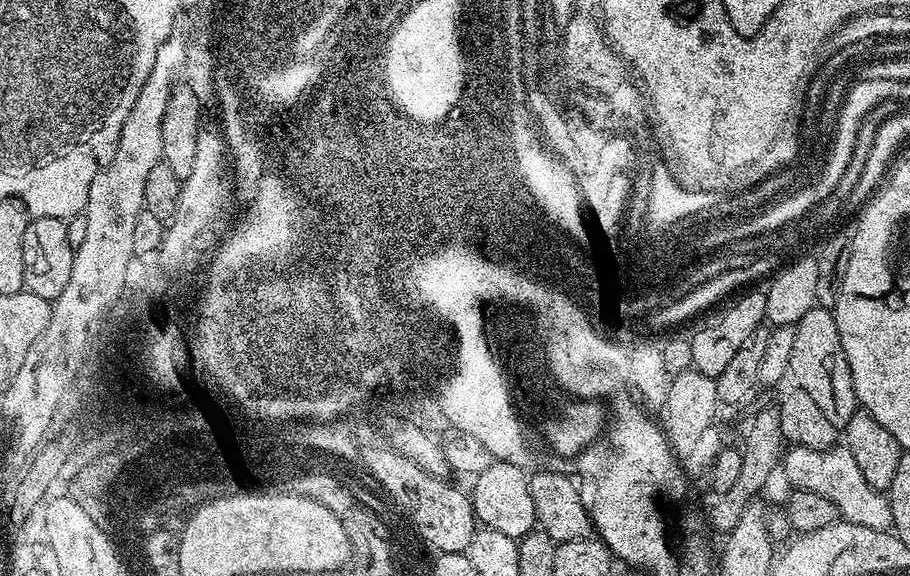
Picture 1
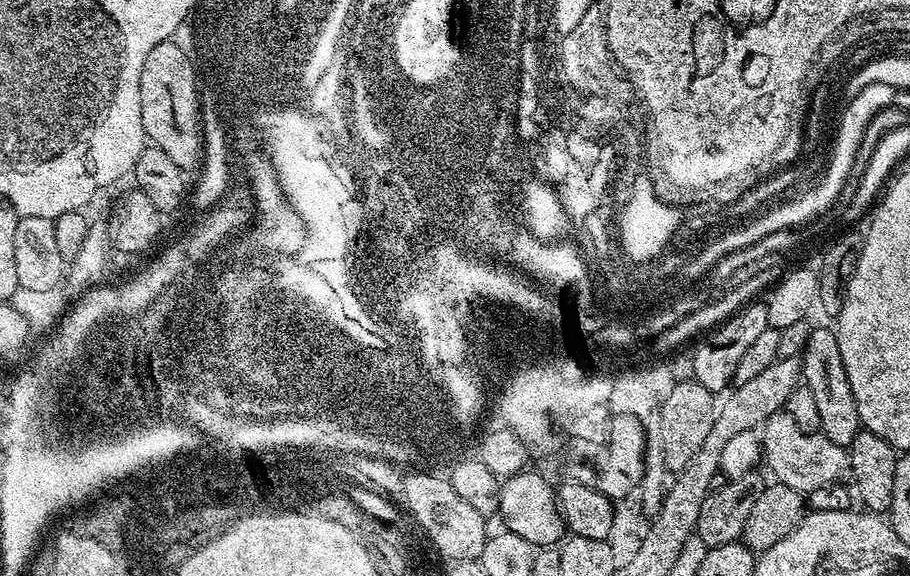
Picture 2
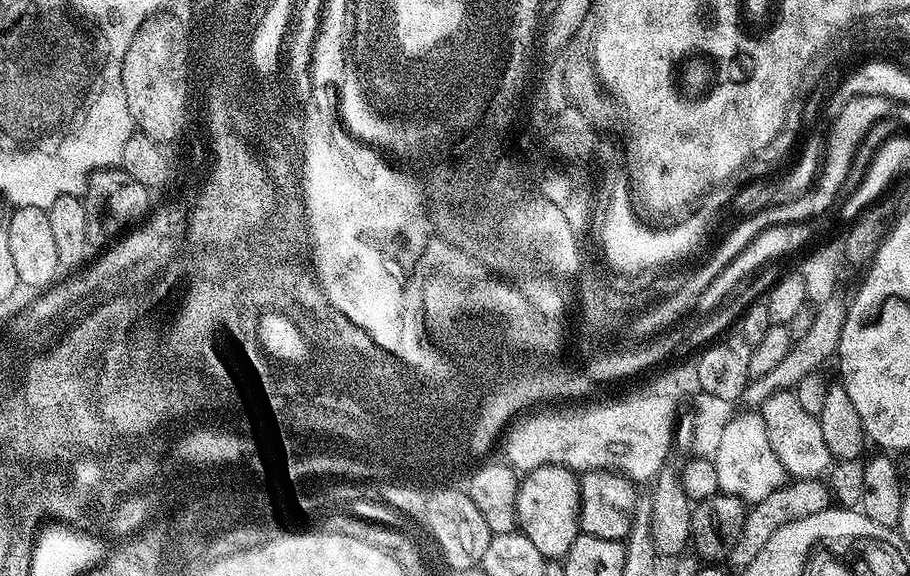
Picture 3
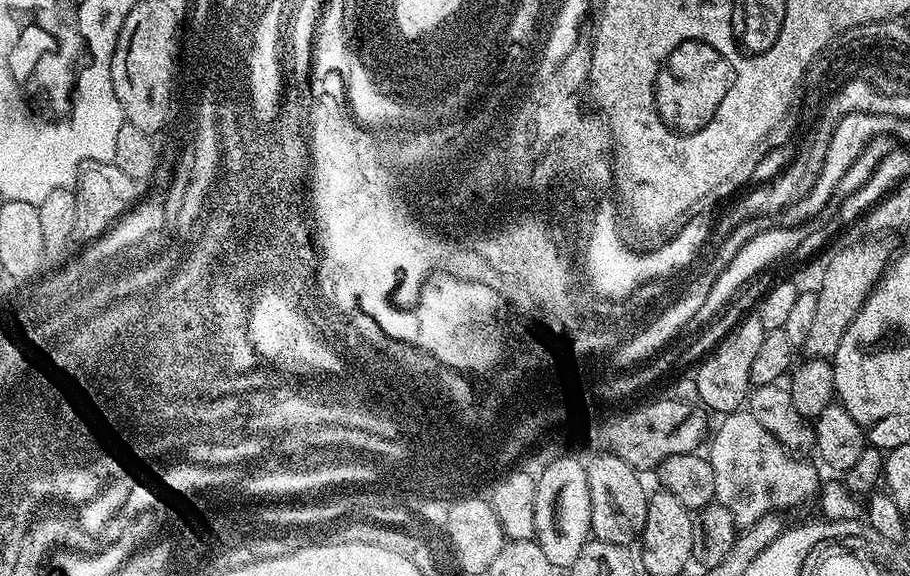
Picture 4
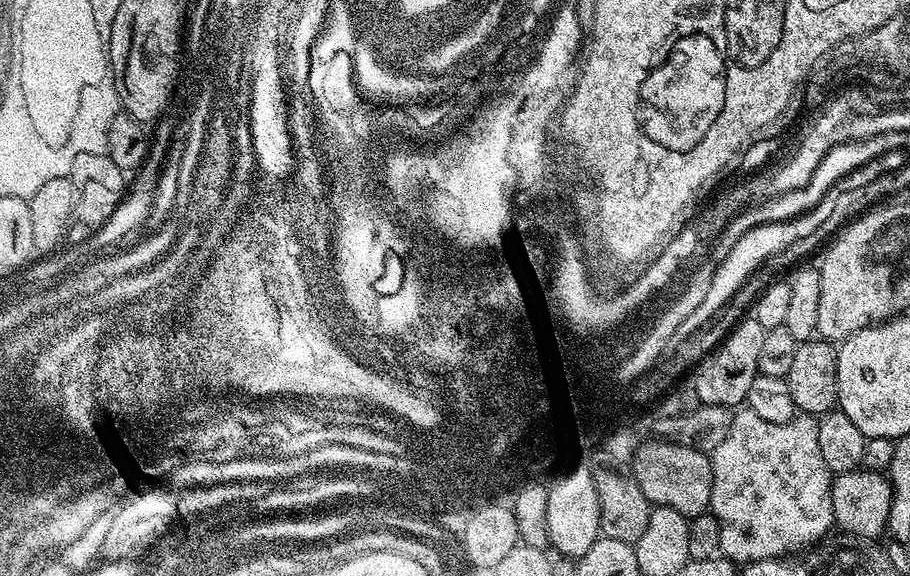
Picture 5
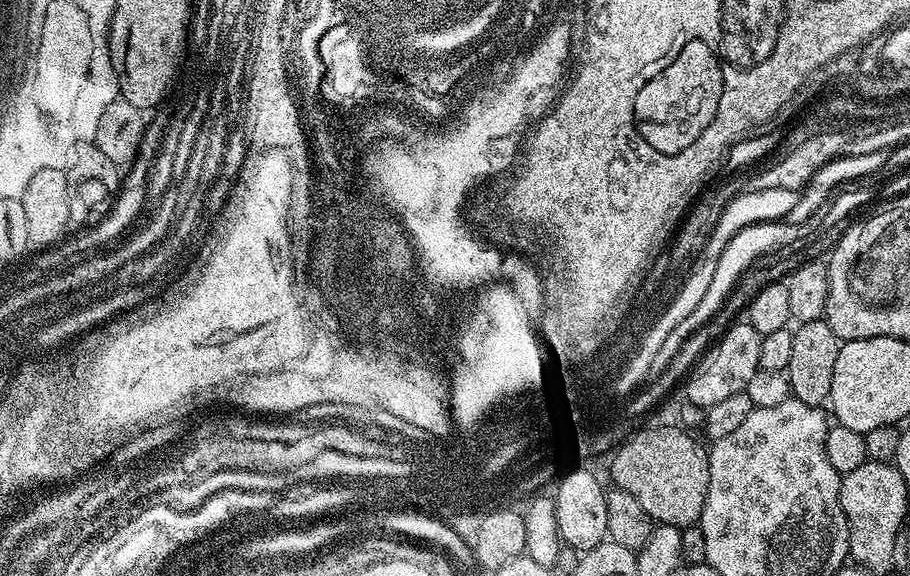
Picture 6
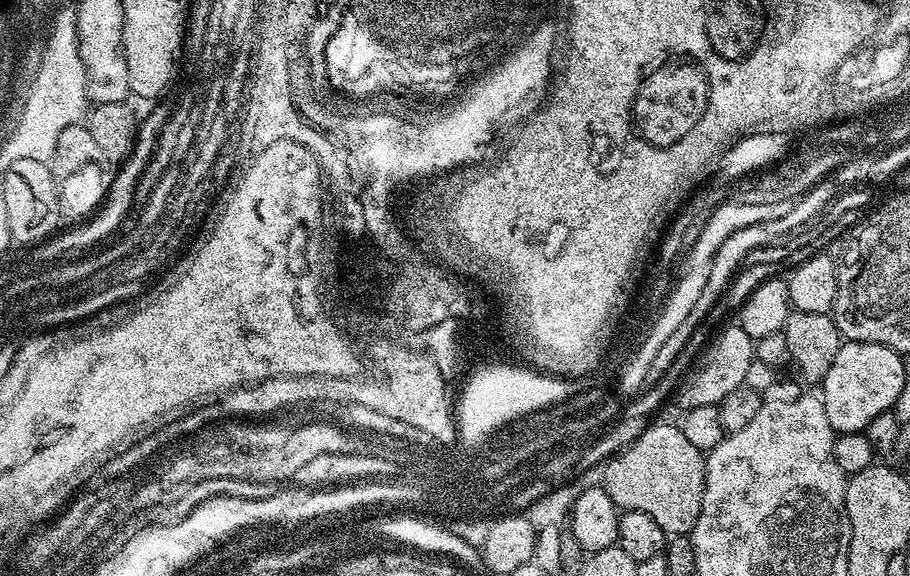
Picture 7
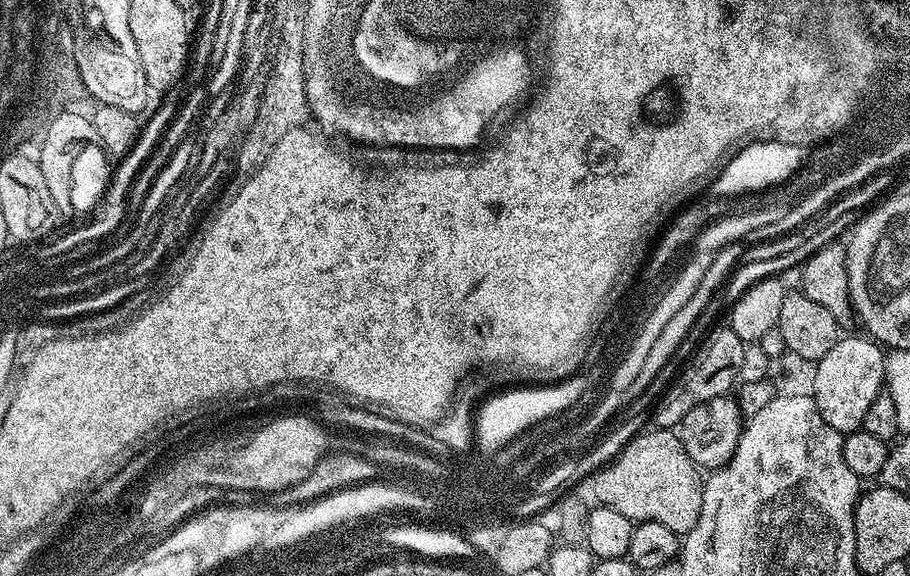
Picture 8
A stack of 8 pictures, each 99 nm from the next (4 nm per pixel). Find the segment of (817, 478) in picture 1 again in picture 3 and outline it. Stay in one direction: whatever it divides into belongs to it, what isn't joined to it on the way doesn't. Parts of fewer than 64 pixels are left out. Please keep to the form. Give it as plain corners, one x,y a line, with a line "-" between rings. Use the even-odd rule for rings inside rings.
795,391
775,392
760,405
758,411
762,422
766,422
766,438
770,438
770,447
774,449
774,454
778,454
778,462
782,462
789,477
814,480
823,477
832,467
834,458
830,450
826,450
819,419
806,414
806,410
798,403

